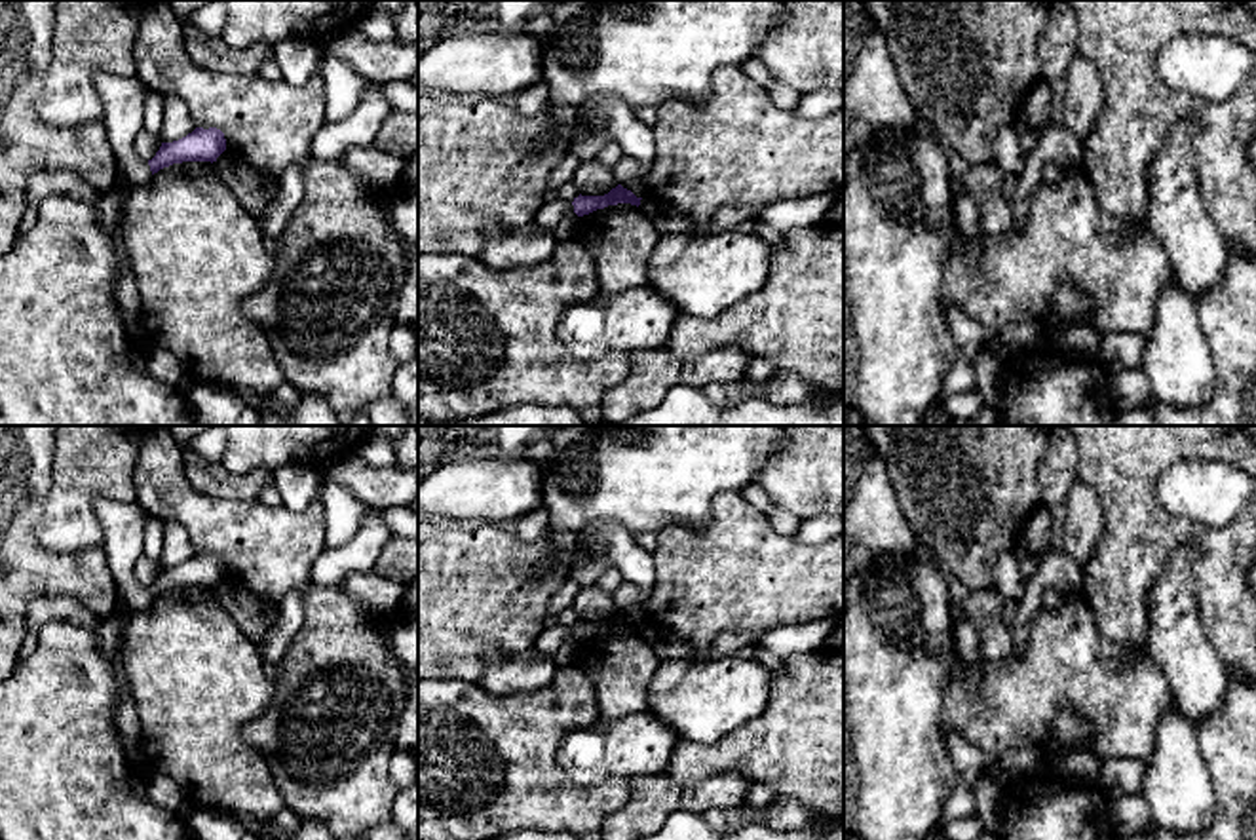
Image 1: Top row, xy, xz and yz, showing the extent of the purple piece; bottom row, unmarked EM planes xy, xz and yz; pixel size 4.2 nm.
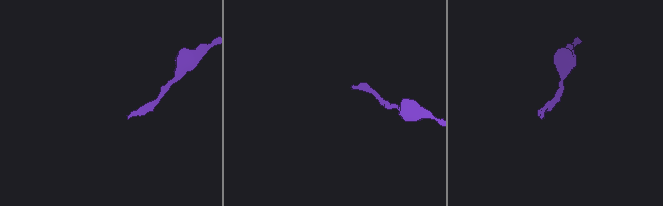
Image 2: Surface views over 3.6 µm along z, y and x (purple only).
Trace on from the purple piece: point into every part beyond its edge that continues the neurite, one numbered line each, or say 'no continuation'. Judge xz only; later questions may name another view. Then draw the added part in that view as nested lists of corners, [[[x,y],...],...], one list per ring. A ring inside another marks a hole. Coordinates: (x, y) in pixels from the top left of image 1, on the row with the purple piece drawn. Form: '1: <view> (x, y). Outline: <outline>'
1: xz (553, 211). Outline: [[[557,198],[545,201],[536,213],[534,222],[543,230],[553,230],[561,220],[574,213],[574,205]]]

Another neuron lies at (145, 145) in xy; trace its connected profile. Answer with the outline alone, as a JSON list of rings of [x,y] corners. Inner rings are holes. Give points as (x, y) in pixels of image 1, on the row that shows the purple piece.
[[[141,129],[141,133],[135,137],[135,152],[143,162],[148,162],[156,156],[162,143],[152,137],[146,129]]]

